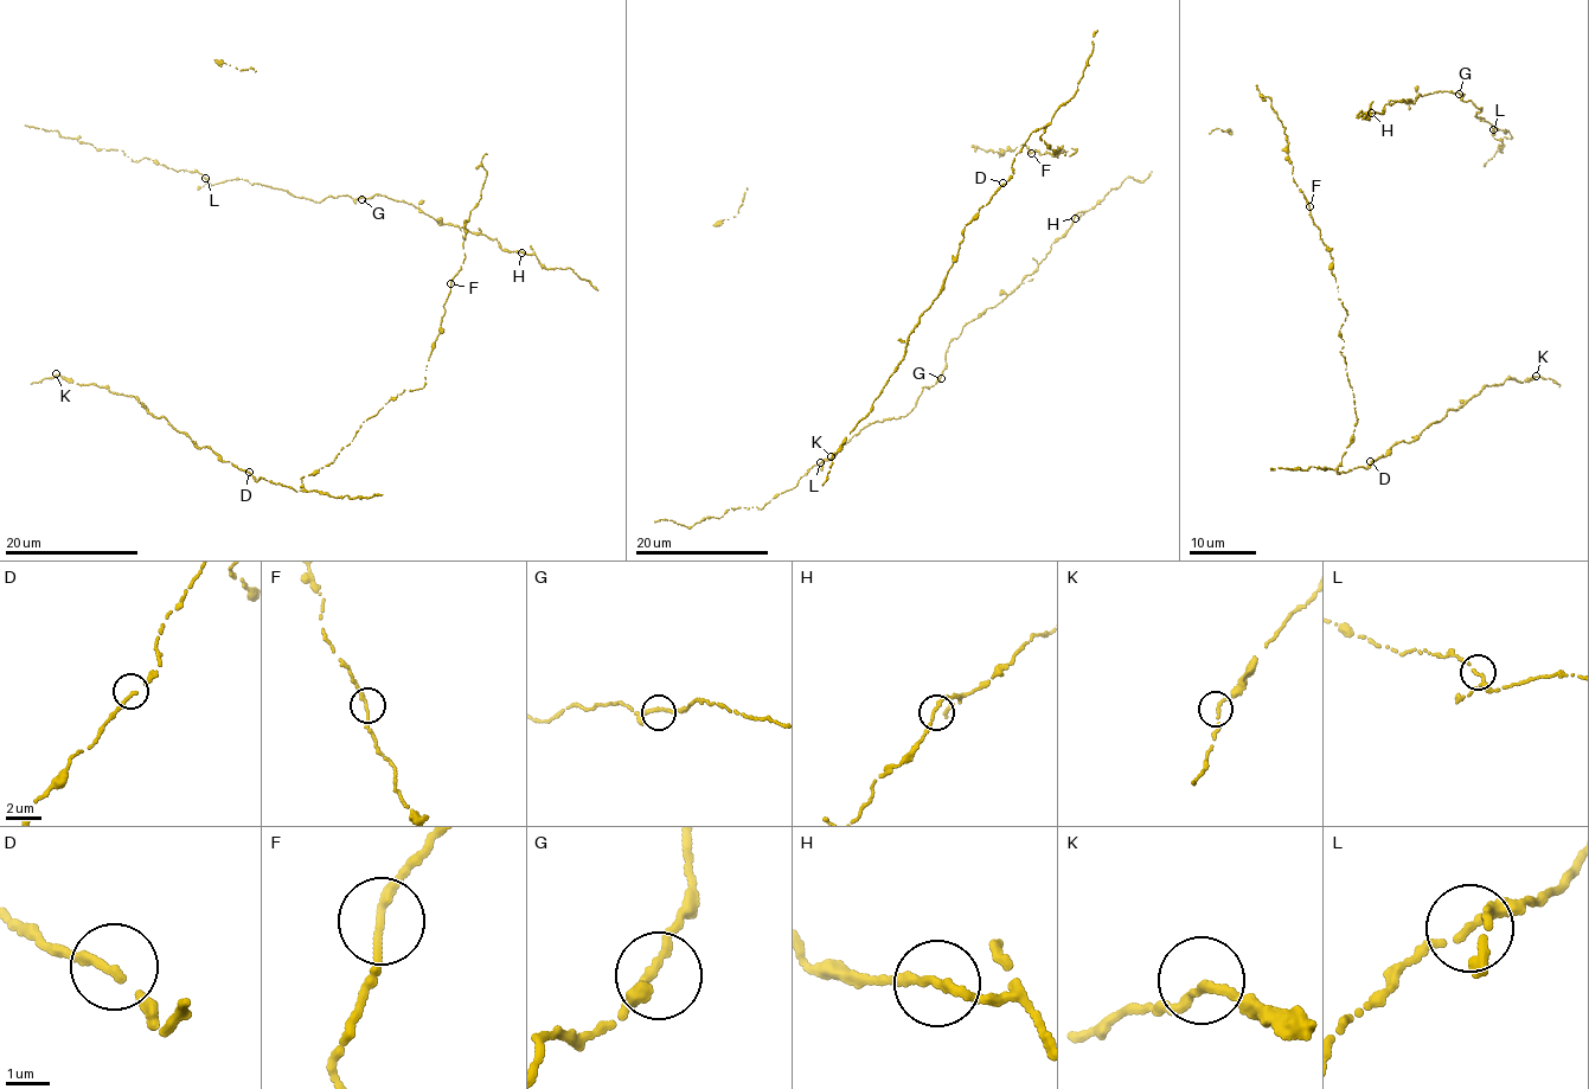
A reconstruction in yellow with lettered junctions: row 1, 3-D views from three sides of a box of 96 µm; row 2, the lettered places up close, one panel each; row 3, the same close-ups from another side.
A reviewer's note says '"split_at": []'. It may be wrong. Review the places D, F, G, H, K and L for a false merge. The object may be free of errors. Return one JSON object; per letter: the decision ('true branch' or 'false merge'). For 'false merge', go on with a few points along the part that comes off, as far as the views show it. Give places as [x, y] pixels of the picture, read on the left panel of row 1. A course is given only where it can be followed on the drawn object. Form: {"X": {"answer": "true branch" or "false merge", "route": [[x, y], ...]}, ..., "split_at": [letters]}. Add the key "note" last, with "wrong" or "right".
{"D": {"answer": "true branch"}, "F": {"answer": "true branch"}, "G": {"answer": "true branch"}, "H": {"answer": "true branch"}, "K": {"answer": "true branch"}, "L": {"answer": "true branch"}, "split_at": [], "note": "right"}

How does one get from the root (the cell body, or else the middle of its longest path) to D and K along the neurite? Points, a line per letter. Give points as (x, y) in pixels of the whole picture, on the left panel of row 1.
D: (450, 282), (423, 386), (404, 389), (364, 421), (335, 459), (301, 479), (301, 491), (256, 482), (249, 472)
K: (450, 282), (423, 386), (404, 389), (364, 421), (298, 492), (256, 482), (133, 396), (56, 373)

